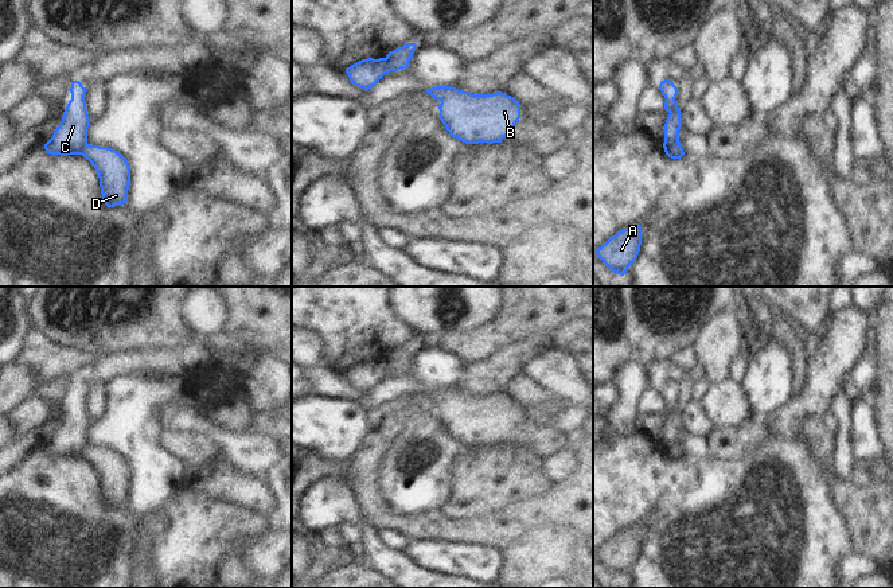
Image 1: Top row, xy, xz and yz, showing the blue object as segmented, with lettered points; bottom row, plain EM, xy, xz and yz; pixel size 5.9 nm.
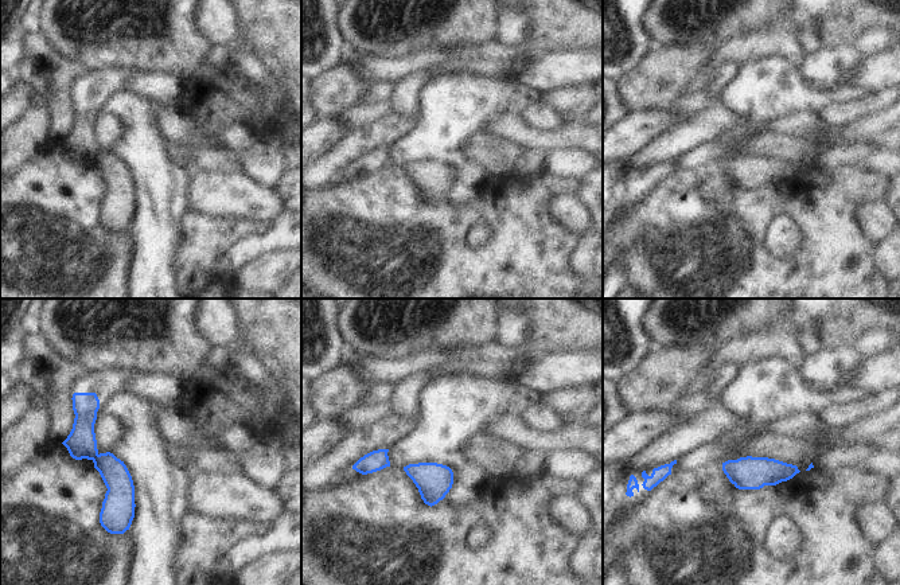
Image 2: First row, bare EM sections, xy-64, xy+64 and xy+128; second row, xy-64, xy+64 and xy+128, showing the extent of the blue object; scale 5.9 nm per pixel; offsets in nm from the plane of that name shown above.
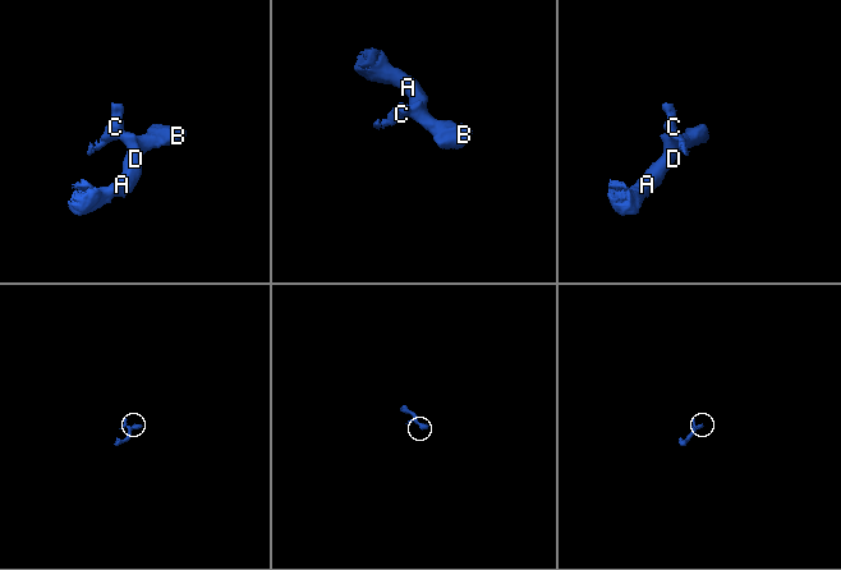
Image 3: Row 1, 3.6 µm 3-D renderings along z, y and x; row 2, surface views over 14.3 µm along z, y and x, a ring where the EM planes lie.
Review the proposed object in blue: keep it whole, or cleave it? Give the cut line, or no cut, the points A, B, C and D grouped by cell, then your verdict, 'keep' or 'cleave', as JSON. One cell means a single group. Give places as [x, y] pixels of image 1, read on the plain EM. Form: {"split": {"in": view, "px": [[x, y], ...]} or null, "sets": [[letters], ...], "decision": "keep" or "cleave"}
{"split": {"in": "yz", "px": [[665, 443], [679, 447]]}, "sets": [["A", "B", "D"], ["C"]], "decision": "cleave"}

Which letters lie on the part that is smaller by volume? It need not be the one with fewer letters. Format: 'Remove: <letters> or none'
Remove: C

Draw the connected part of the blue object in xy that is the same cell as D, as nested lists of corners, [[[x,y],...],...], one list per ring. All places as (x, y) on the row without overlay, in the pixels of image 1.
[[[86,445],[81,455],[91,464],[100,479],[101,495],[108,509],[128,503],[130,467],[116,451]]]

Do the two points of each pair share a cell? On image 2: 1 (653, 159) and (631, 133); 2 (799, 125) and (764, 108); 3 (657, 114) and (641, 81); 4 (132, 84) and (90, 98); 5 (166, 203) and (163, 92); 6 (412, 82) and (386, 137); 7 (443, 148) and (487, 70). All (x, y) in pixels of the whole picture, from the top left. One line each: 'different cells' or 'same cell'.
1: different cells
2: different cells
3: different cells
4: different cells
5: different cells
6: different cells
7: different cells

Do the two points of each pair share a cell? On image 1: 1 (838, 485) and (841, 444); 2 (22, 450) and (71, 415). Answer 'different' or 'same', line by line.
1: different
2: different

